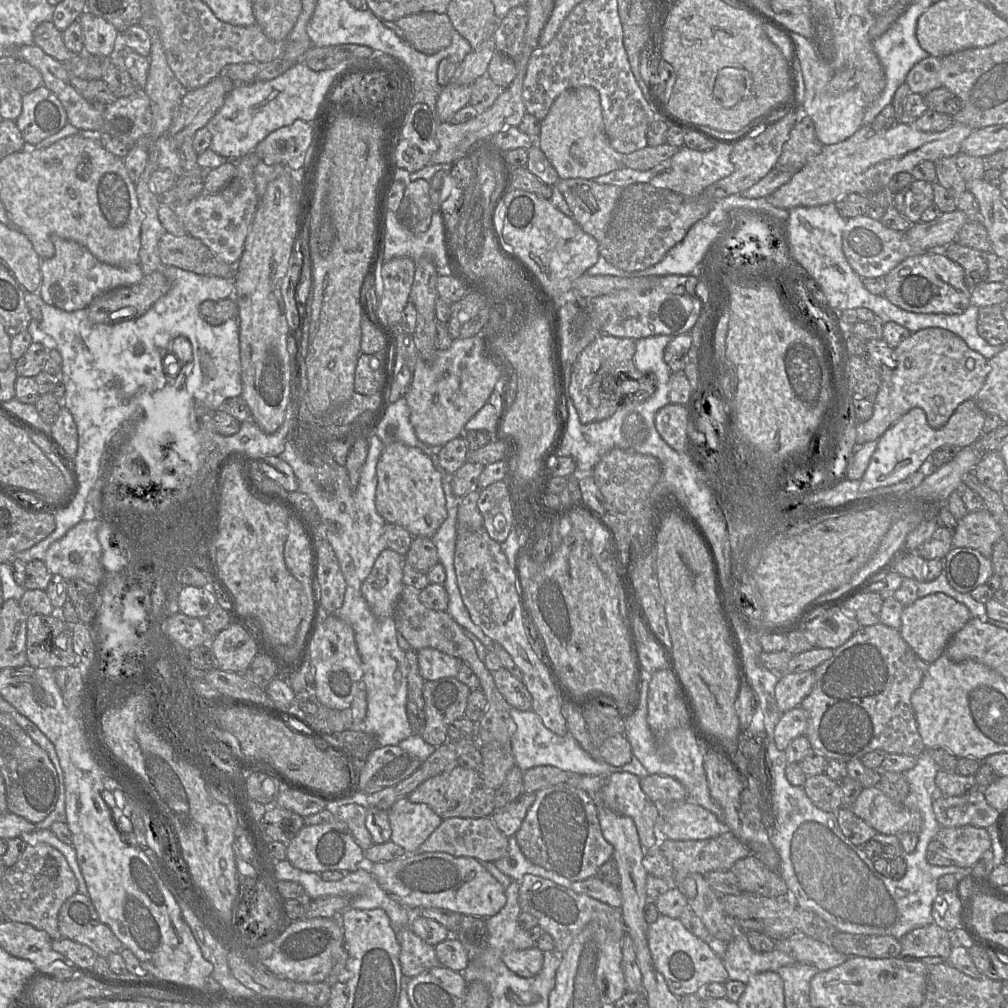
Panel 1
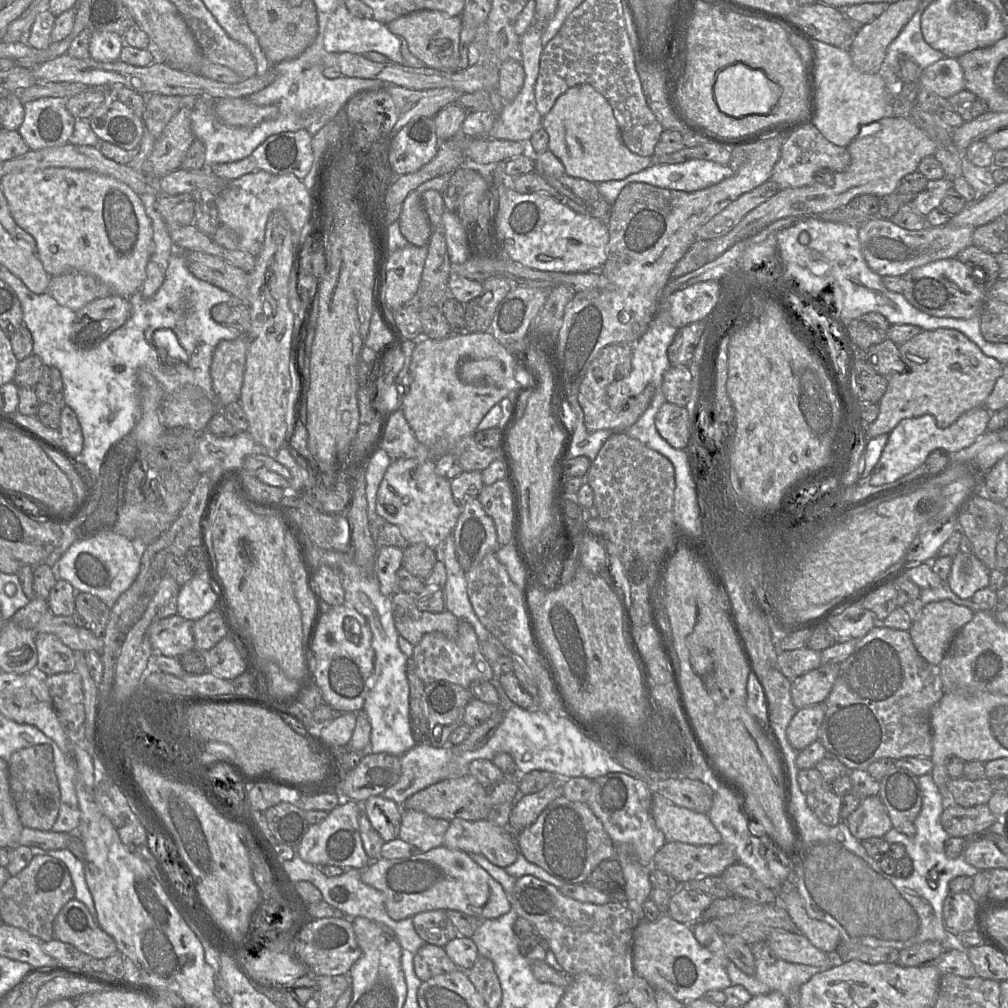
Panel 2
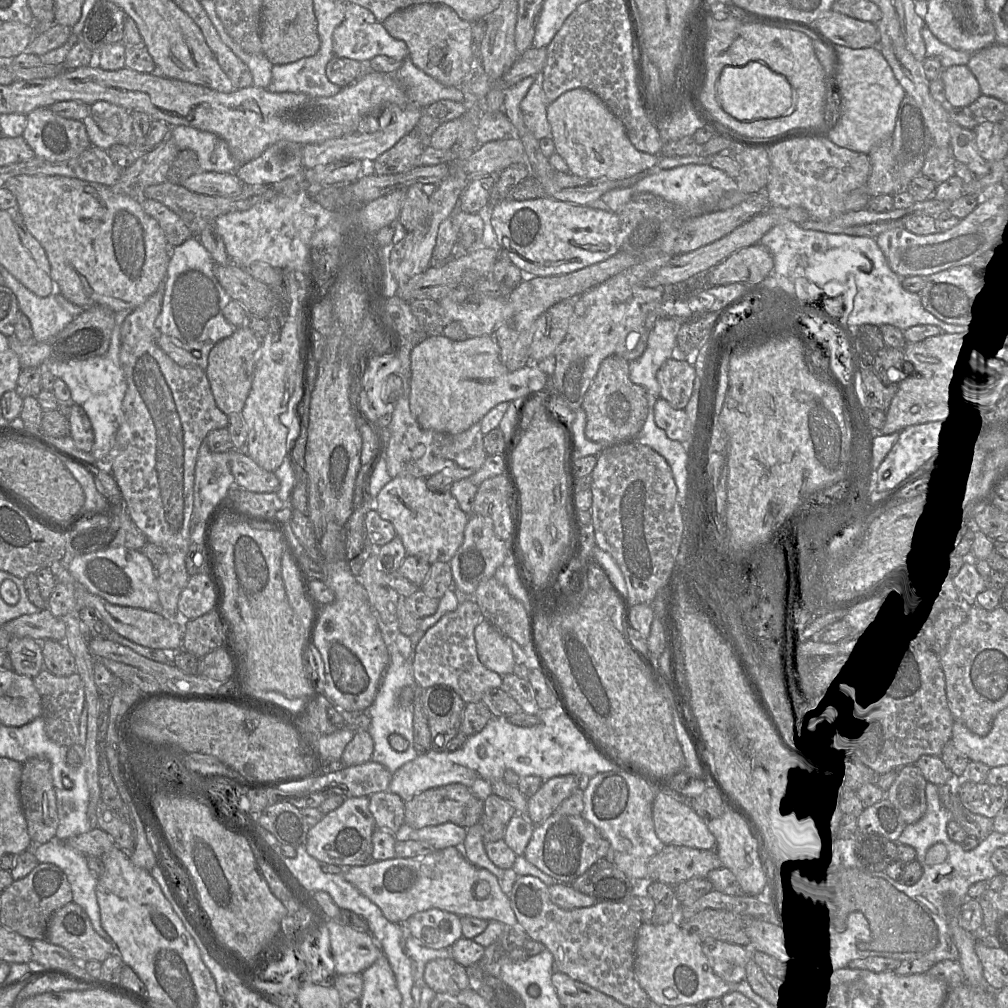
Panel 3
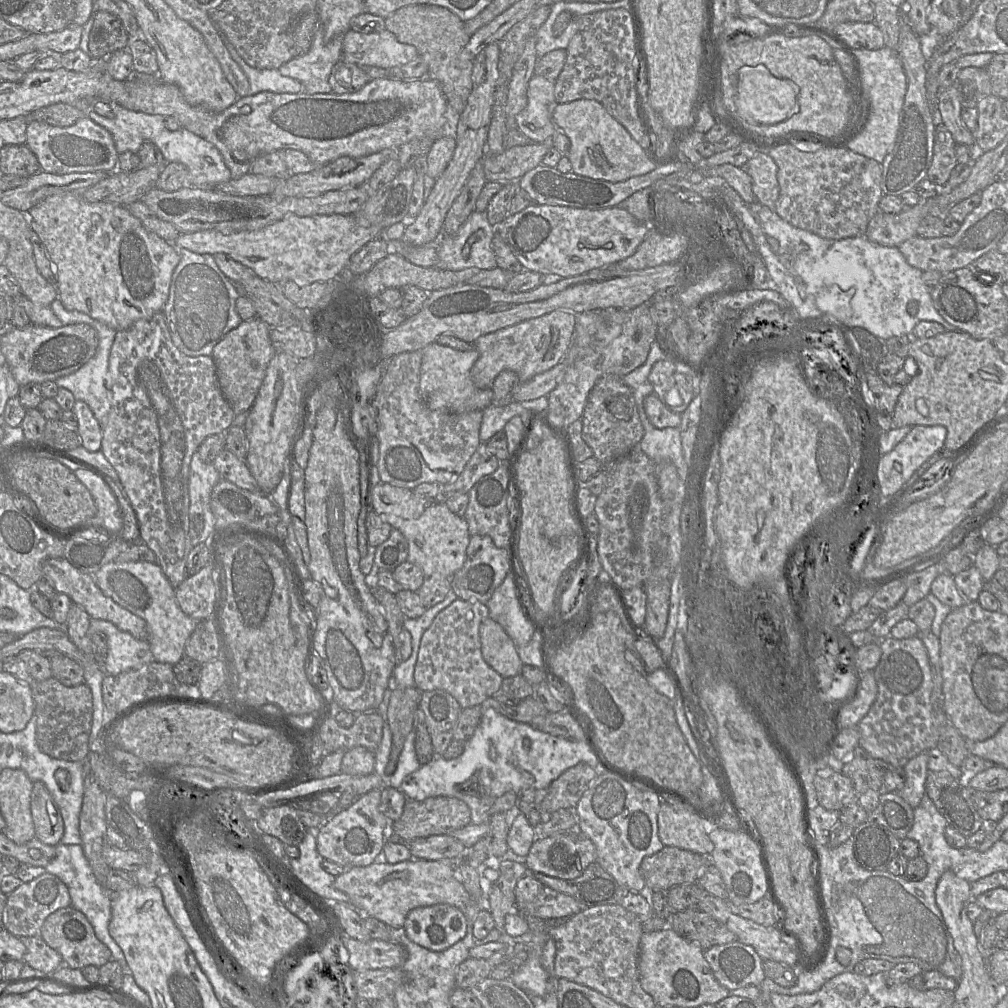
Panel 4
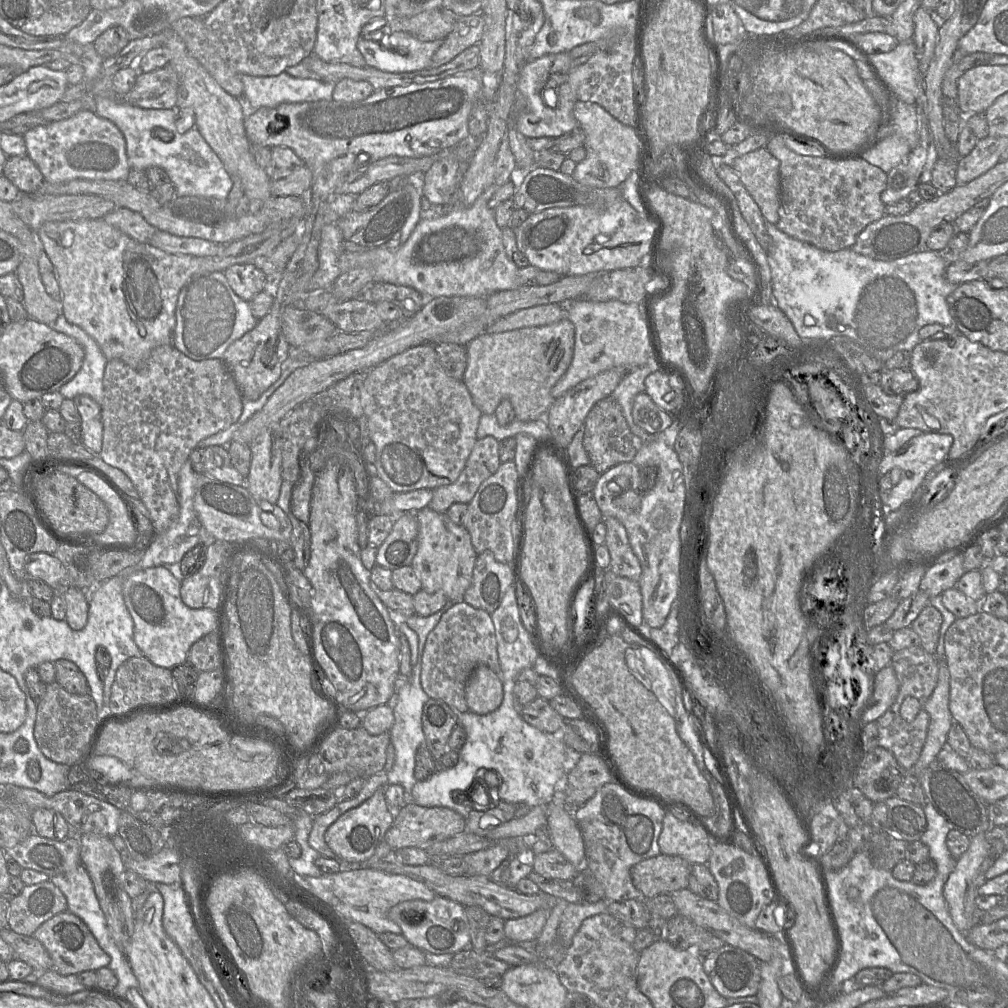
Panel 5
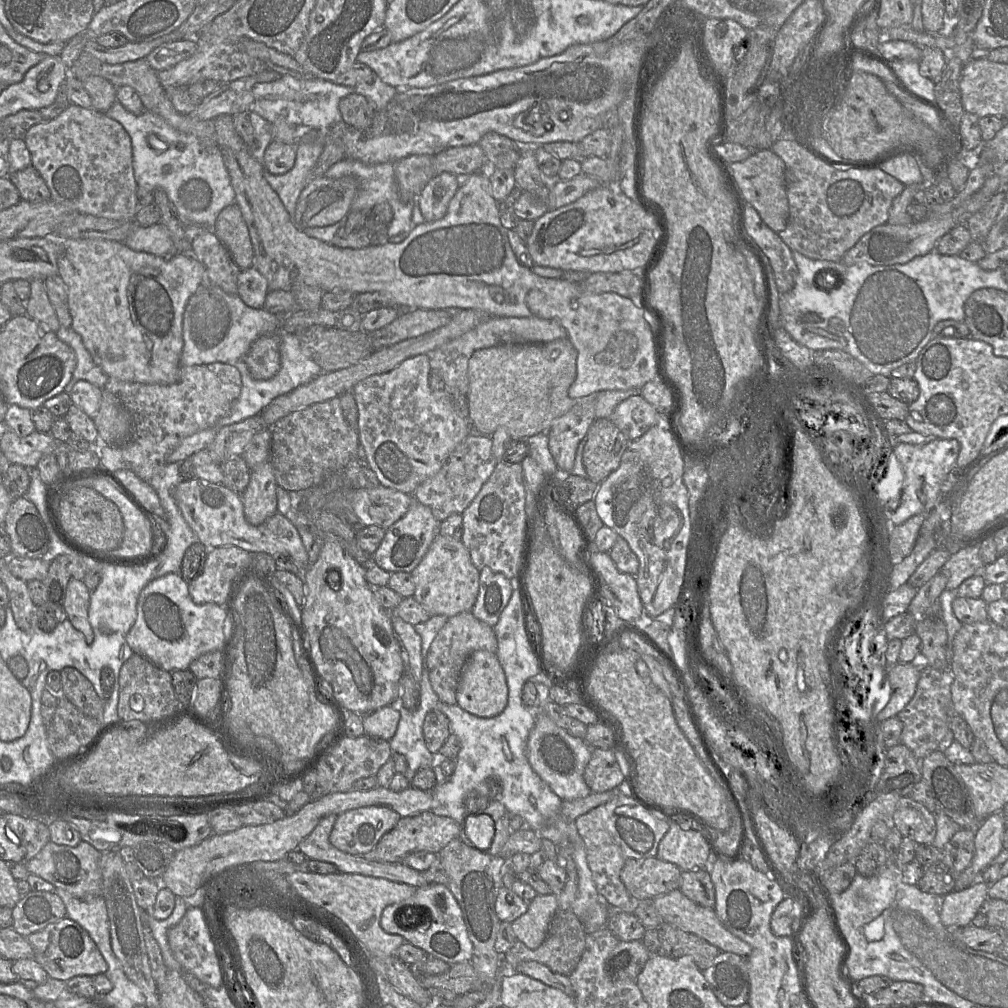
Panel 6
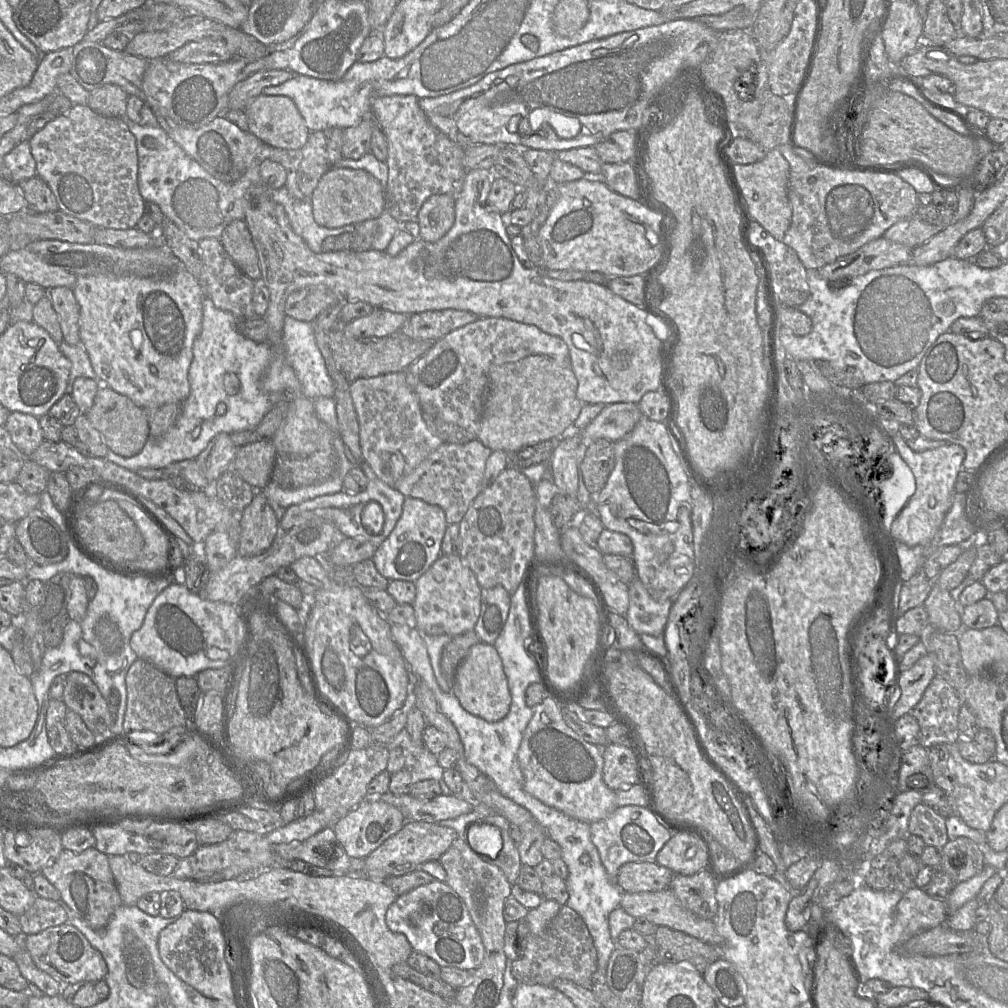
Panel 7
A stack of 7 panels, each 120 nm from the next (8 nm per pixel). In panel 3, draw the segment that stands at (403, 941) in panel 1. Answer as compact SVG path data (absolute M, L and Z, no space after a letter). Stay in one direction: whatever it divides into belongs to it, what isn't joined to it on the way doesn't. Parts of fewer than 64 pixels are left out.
M438 958L428 962L424 970L424 980L436 993L455 995L474 987L466 968L453 958Z

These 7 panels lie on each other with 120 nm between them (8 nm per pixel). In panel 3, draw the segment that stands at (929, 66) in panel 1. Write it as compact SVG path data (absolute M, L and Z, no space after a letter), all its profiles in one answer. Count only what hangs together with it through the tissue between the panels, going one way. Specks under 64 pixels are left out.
M967 65L943 68L939 76L944 82L946 103L953 107L969 106L982 94Z

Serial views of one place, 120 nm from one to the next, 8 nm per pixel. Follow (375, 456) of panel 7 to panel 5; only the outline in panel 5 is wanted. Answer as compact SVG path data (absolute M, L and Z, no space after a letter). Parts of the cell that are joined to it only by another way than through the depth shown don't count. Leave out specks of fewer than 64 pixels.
M422 344L395 355L368 370L362 388L369 438L376 447L375 468L394 493L418 489L434 490L457 480L477 441L476 431L481 411L474 404L465 385L450 376L441 365L434 344Z

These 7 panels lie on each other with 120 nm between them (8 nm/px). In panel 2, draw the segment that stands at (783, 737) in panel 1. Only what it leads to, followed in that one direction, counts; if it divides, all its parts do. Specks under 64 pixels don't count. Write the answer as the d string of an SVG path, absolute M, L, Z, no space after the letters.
M818 703L799 710L787 728L787 739L796 751L802 751L818 739L826 714L826 704Z

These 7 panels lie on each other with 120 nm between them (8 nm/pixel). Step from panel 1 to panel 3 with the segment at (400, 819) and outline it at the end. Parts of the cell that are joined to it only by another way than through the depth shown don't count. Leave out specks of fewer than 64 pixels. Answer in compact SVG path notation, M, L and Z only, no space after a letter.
M451 822L435 826L427 826L415 829L405 823L395 833L396 841L425 841L436 850L447 847L461 847L466 838L467 828L458 826Z

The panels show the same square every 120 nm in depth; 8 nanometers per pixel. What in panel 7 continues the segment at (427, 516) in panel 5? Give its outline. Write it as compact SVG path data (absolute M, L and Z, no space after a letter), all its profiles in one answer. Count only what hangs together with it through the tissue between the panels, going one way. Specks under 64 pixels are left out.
M441 555L431 567L415 581L416 596L413 608L416 628L428 635L451 637L474 630L480 615L481 587L473 571L459 555Z

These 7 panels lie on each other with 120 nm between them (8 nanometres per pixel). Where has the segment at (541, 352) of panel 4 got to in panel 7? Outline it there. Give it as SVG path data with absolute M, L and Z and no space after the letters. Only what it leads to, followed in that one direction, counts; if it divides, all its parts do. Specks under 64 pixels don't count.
M531 355L513 363L491 366L477 438L491 451L502 450L506 453L516 452L538 442L558 439L573 429L585 404L576 396L577 386L570 357L566 356Z

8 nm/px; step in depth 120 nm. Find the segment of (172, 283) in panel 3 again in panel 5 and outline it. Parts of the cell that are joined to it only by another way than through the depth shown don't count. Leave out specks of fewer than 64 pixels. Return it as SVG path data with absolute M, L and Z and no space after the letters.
M223 272L193 276L181 289L176 305L173 346L194 361L220 359L226 349L256 324L249 303L237 296Z

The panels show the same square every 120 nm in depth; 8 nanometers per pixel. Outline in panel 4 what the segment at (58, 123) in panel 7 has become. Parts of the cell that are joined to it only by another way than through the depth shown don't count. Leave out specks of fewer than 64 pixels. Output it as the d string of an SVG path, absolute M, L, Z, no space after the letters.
M86 115L68 127L30 121L26 128L26 145L36 156L41 169L51 174L86 172L111 173L118 168L118 153L112 135Z

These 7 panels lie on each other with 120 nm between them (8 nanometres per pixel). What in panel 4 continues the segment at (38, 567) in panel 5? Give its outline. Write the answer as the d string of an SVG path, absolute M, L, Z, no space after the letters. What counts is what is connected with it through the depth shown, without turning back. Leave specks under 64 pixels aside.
M64 557L48 558L42 563L42 575L57 593L66 594L72 601L84 609L91 619L100 619L113 623L118 629L130 633L138 640L147 640L147 624L144 619L117 604L103 594L95 584L93 575L85 574L75 568Z

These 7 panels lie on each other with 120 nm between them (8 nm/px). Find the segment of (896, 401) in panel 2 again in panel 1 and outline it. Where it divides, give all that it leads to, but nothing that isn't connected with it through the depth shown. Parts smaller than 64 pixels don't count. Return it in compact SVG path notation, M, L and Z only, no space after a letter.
M926 328L911 334L910 337L902 341L896 348L894 348L894 360L897 362L897 366L894 369L889 367L881 367L881 386L874 403L874 412L870 420L866 422L858 423L856 427L856 444L861 446L867 442L879 440L879 438L894 425L903 415L909 412L912 408L921 408L925 411L928 424L935 430L941 429L950 419L957 407L966 400L974 399L975 395L981 390L985 384L986 378L991 371L991 365L989 360L982 356L980 353L972 350L966 342L951 331L942 328Z

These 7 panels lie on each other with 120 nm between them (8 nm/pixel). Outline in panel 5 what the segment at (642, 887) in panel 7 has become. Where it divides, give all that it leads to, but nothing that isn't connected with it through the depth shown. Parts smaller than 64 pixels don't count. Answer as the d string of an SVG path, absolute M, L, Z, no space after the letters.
M660 853L633 865L630 875L642 899L688 888L691 864L679 856Z

